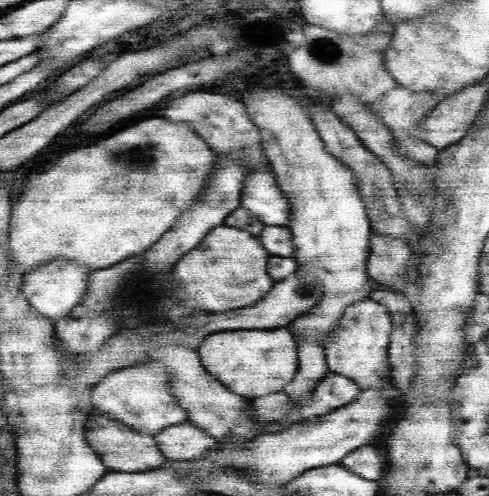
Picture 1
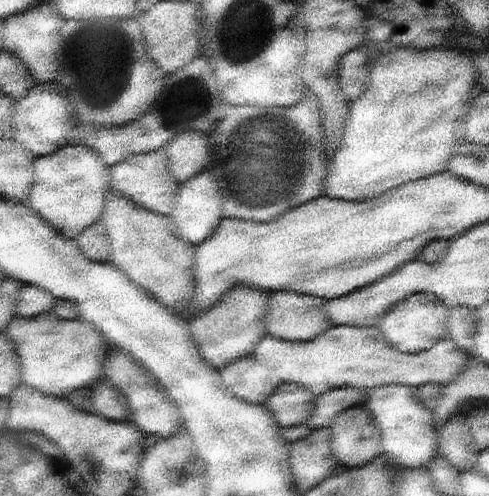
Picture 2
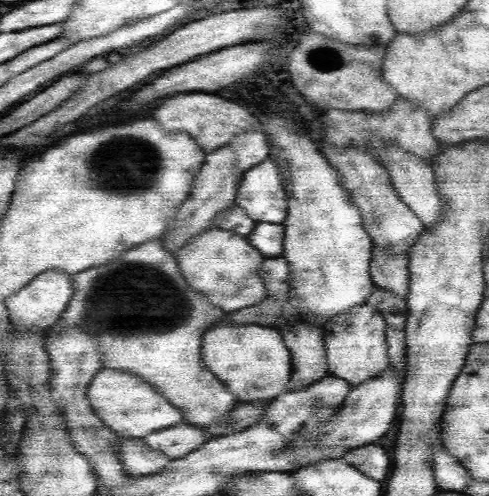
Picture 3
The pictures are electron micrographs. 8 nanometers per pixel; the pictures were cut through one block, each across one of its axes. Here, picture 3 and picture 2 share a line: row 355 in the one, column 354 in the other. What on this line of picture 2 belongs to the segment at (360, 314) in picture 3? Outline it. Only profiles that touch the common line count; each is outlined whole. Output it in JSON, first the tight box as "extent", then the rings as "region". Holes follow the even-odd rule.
{"extent":[219,326,467,406],"region":[[[331,326],[309,342],[279,340],[277,336],[265,336],[259,340],[255,352],[245,358],[237,358],[219,368],[221,384],[237,396],[237,400],[261,406],[279,390],[283,384],[299,384],[321,396],[337,388],[375,390],[381,386],[447,386],[467,366],[467,356],[451,340],[437,342],[431,350],[419,354],[403,354],[391,346],[379,328],[353,328],[353,326]]]}

